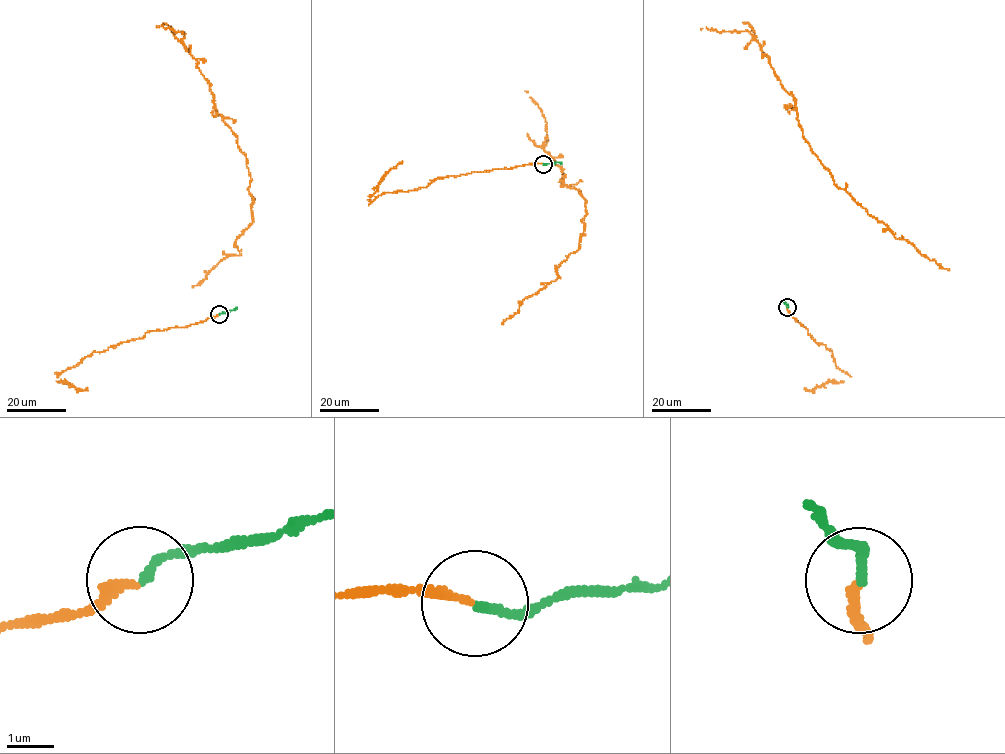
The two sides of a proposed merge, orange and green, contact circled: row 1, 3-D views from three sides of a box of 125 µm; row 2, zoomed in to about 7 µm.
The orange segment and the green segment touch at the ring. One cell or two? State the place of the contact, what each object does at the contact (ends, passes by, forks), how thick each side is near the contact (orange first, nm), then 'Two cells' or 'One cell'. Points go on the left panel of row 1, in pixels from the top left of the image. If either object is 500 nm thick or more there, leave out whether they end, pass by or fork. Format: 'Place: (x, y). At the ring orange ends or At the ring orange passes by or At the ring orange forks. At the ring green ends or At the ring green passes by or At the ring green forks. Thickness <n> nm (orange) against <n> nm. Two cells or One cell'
Place: (219, 314). At the ring orange ends. At the ring green ends. Thickness 190 nm (orange) against 180 nm. One cell

